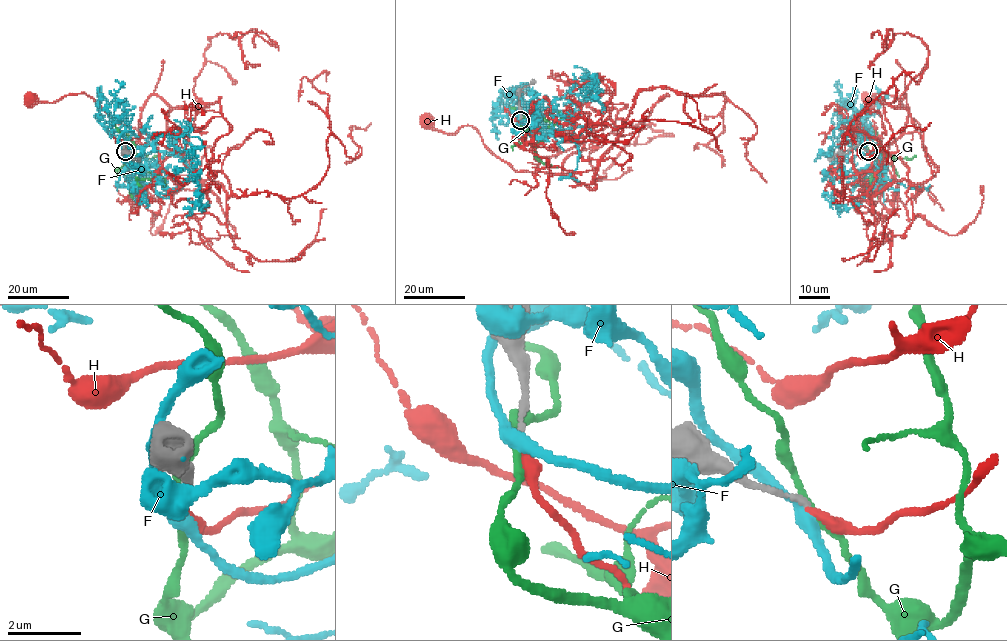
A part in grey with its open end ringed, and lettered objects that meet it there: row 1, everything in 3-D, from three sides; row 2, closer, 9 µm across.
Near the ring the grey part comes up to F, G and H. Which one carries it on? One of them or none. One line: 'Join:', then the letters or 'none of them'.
Join: H

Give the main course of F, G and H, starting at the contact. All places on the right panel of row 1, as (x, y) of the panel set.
F: (868, 151), (878, 151), (843, 121), (835, 137), (867, 143), (859, 135), (833, 164)
G: (868, 151), (879, 160), (883, 155), (891, 155), (895, 158), (891, 166), (899, 176)
H: (868, 151), (904, 129), (905, 94), (897, 108), (889, 105), (909, 113), (925, 151), (897, 98), (867, 99)

